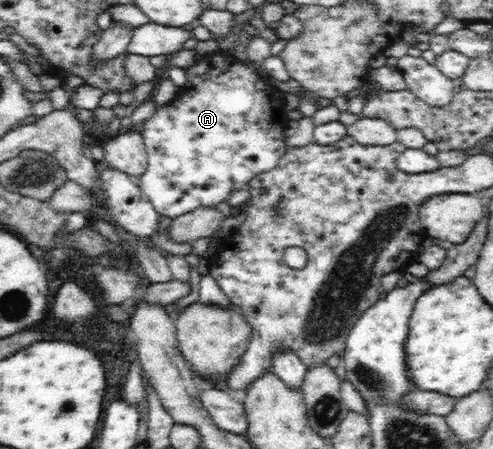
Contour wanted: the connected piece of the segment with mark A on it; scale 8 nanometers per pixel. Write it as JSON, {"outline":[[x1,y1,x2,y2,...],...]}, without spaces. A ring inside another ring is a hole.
{"outline":[[218,50,211,54,201,55,201,58,192,67,185,69,185,72,186,83,179,90,181,97,173,100,167,106,159,107,154,112,154,115,145,121,142,126,140,133,148,152,148,165,145,172,135,179,139,187,141,187,143,194,151,201,158,214,168,216,172,219,187,214,199,207,215,207,219,202,226,202,231,191,247,188,248,182,252,178,255,178,257,174,275,168,280,158,288,149,284,133,286,117,284,115,283,104,281,103,283,92,271,82,268,82,267,79,253,71,250,65]]}

